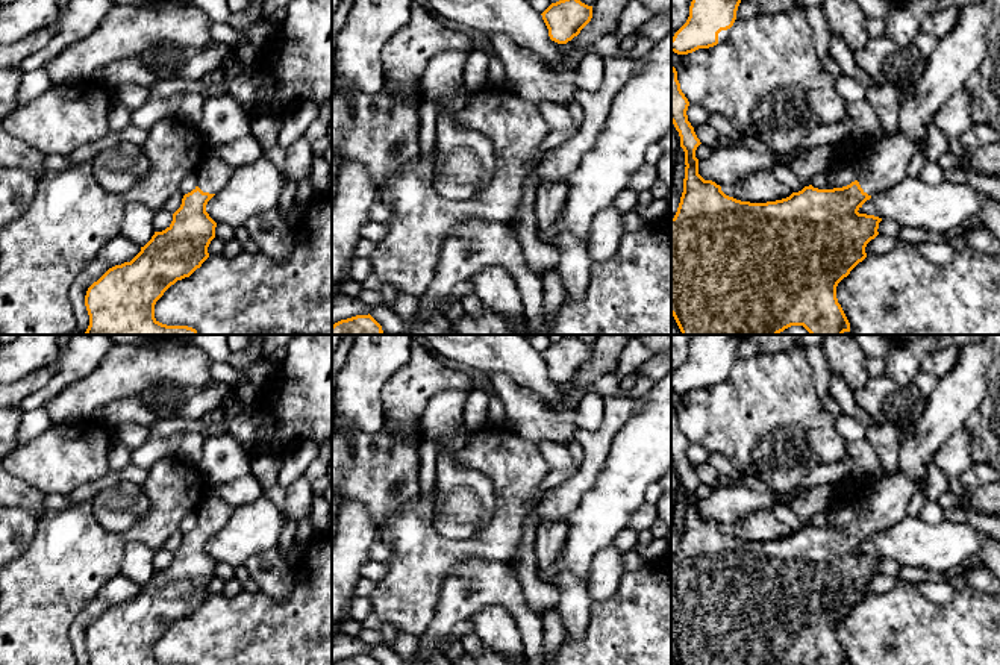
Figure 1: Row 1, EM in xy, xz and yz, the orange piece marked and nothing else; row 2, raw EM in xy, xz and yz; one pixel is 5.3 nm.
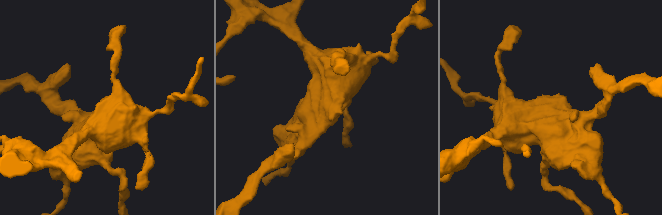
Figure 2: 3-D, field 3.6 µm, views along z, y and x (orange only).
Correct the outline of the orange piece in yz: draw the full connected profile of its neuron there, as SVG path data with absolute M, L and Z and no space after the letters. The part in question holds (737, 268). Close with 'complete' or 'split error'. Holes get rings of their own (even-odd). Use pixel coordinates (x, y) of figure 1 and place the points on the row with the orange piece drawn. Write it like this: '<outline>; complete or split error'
M982 0L961 9L955 29L938 39L927 59L923 77L912 92L900 101L898 129L882 136L865 148L858 159L859 176L842 188L818 189L805 186L789 197L750 203L726 195L721 186L698 174L695 150L702 144L688 121L689 101L680 89L677 71L671 65L671 123L680 136L685 151L683 192L676 215L671 218L671 315L682 335L779 335L791 326L803 326L811 335L842 335L850 332L850 323L838 303L836 286L850 271L867 258L865 247L879 232L882 218L858 211L873 195L902 182L908 173L911 156L927 135L927 124L944 103L962 89L988 53L988 30L1000 14L1000 0Z; split error

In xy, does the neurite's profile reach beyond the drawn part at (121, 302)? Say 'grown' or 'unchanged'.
grown

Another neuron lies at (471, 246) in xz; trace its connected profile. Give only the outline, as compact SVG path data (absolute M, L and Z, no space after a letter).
M470 220L459 223L442 244L433 279L420 298L417 323L427 321L450 300L452 289L486 267L503 267L521 294L524 315L533 335L544 332L544 280L532 271L509 224Z

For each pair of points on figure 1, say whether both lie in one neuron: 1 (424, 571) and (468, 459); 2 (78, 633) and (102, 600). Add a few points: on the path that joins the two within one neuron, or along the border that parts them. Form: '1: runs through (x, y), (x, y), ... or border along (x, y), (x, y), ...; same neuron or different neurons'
1: runs through (462, 550), (476, 547), (505, 518), (505, 483); same neuron
2: runs through (79, 626), (96, 608); same neuron

